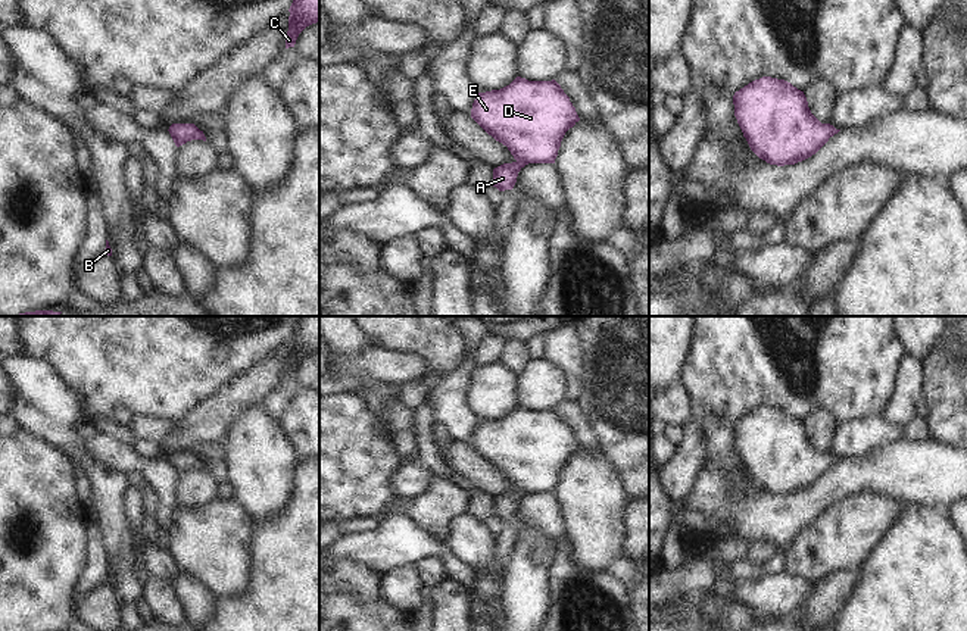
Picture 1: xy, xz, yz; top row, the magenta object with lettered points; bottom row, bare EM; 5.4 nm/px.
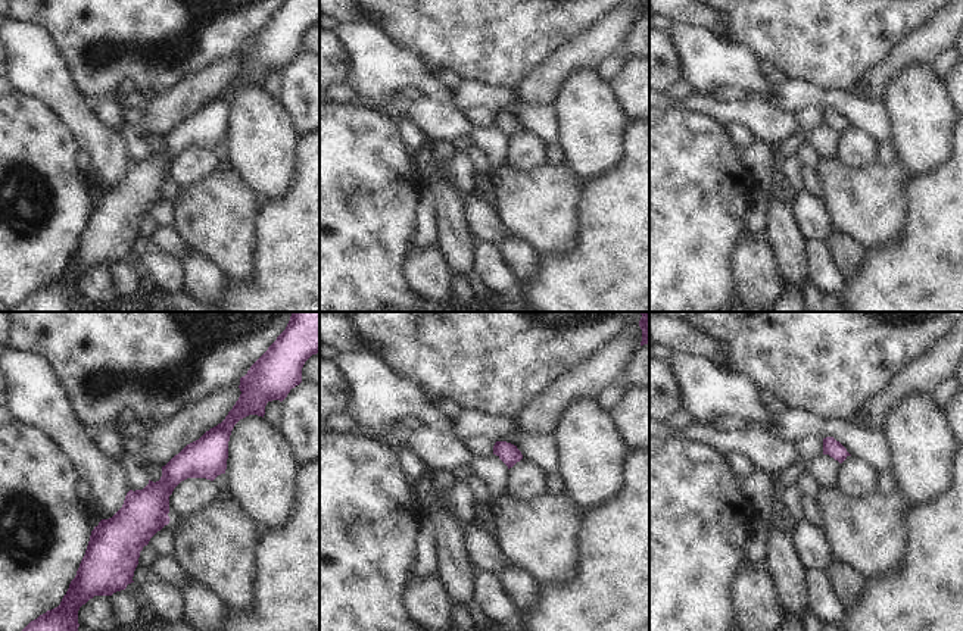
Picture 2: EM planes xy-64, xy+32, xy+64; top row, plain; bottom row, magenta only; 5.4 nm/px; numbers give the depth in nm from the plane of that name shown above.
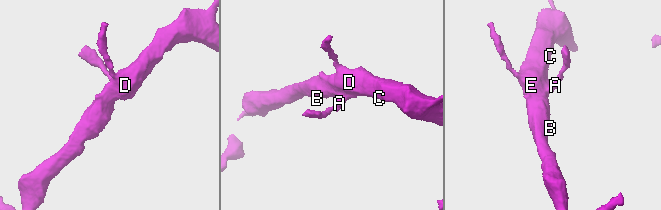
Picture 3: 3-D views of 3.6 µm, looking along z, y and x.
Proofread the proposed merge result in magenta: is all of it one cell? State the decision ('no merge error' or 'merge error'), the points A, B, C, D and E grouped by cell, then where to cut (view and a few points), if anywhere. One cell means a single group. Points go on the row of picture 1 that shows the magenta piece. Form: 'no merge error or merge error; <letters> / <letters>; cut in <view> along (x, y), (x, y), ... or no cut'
no merge error; A B C D E; no cut

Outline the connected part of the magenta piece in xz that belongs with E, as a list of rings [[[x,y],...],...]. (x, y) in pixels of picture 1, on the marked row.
[[[521,76],[500,90],[478,93],[471,118],[496,141],[506,146],[515,159],[493,169],[493,187],[499,191],[512,190],[518,172],[525,165],[555,163],[565,132],[580,121],[570,97],[555,79],[528,81]]]

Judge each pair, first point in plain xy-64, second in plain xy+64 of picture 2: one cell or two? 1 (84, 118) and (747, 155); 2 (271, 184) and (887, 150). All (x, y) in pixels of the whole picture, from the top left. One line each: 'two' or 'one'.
1: two
2: two

